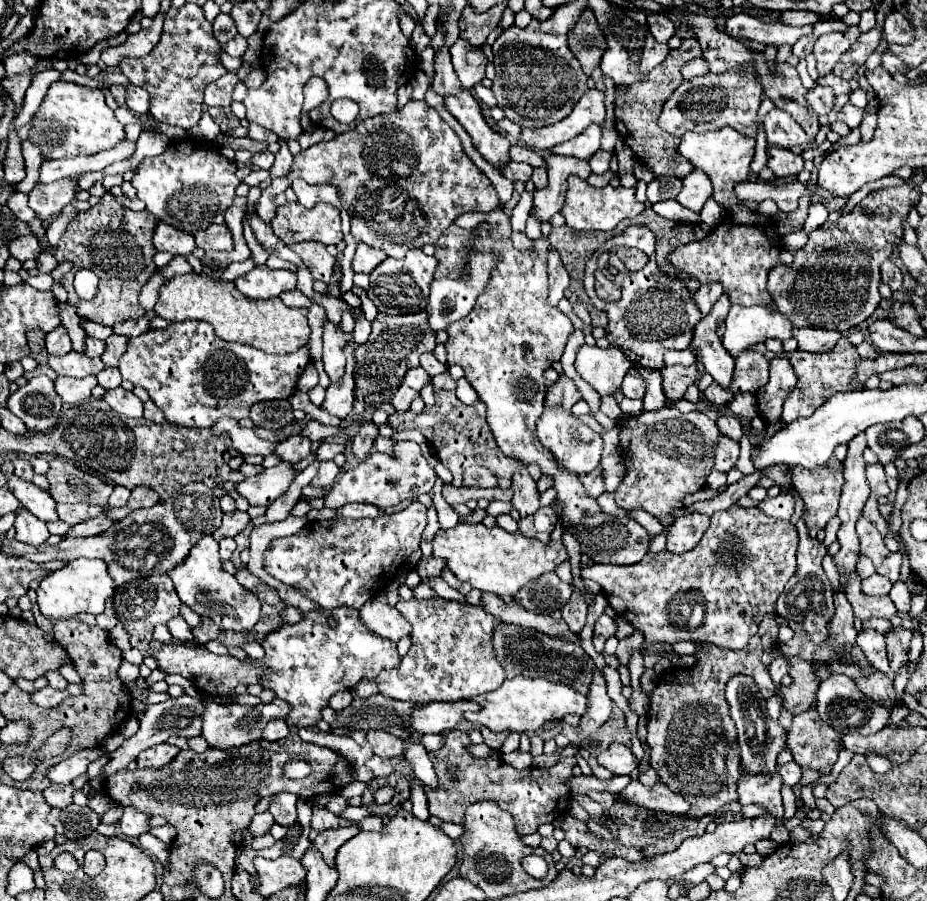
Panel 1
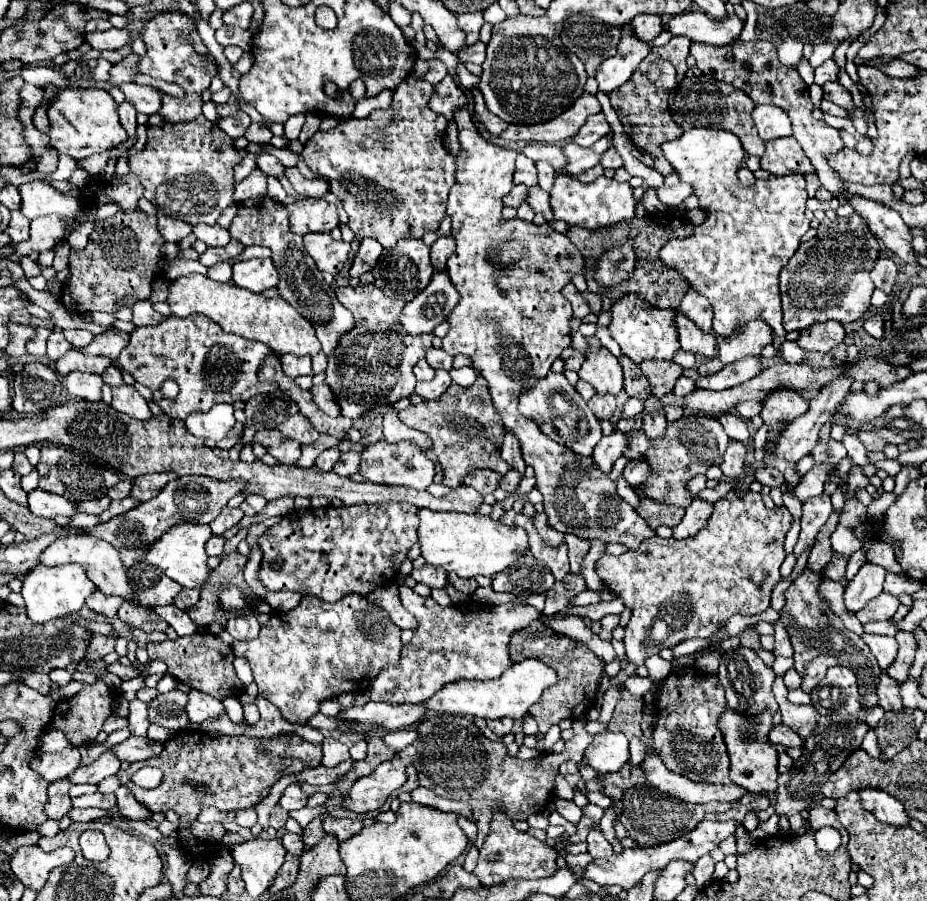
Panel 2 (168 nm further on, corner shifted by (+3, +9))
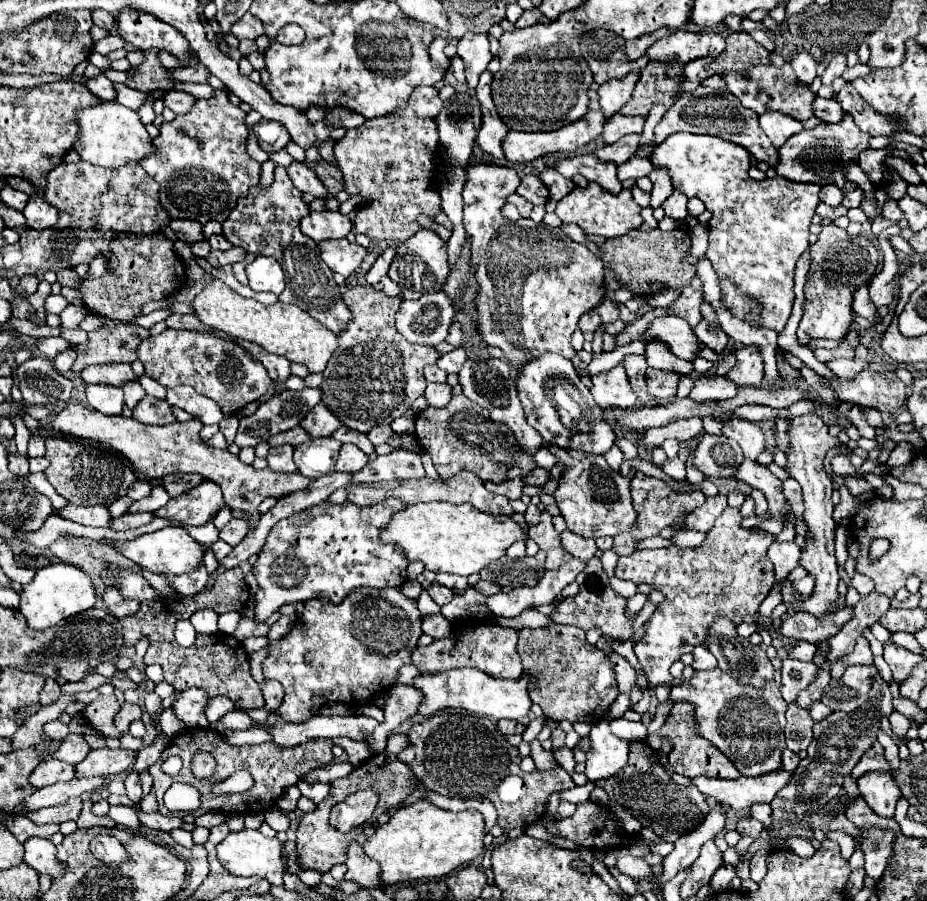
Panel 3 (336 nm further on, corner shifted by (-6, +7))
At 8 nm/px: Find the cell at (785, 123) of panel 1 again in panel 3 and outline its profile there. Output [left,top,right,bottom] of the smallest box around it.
[760,111,804,149]

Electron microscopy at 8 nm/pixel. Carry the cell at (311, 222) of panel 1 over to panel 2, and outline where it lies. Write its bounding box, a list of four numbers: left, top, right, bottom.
[287,199,339,233]

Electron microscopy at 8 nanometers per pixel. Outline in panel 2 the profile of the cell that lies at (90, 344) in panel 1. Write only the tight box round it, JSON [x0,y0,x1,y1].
[61,331,93,347]

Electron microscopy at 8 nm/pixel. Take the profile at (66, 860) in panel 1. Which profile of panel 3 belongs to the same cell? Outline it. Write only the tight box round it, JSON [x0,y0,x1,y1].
[24,839,66,879]

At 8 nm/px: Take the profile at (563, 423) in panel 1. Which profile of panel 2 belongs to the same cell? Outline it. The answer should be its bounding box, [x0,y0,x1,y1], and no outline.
[519,373,601,455]

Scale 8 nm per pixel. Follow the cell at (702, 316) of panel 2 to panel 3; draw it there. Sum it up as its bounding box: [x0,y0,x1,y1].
[694,317,728,351]

